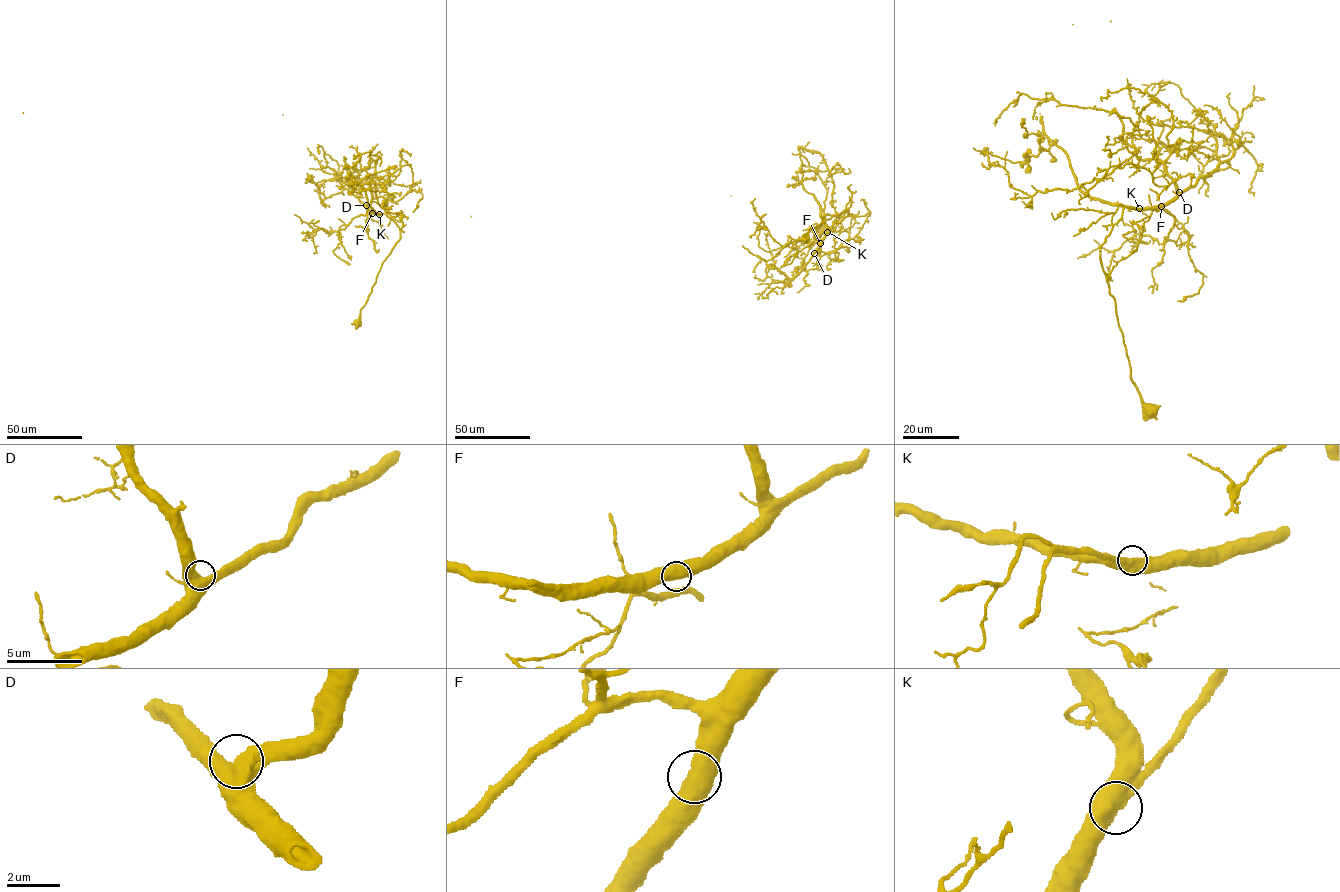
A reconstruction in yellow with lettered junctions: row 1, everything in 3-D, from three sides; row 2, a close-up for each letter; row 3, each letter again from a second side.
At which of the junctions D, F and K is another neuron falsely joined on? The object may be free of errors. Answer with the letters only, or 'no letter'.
no letter

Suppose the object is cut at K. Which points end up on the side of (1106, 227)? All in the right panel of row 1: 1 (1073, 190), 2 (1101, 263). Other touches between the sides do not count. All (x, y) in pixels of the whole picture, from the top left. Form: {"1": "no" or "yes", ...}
{"1": "no", "2": "yes"}

